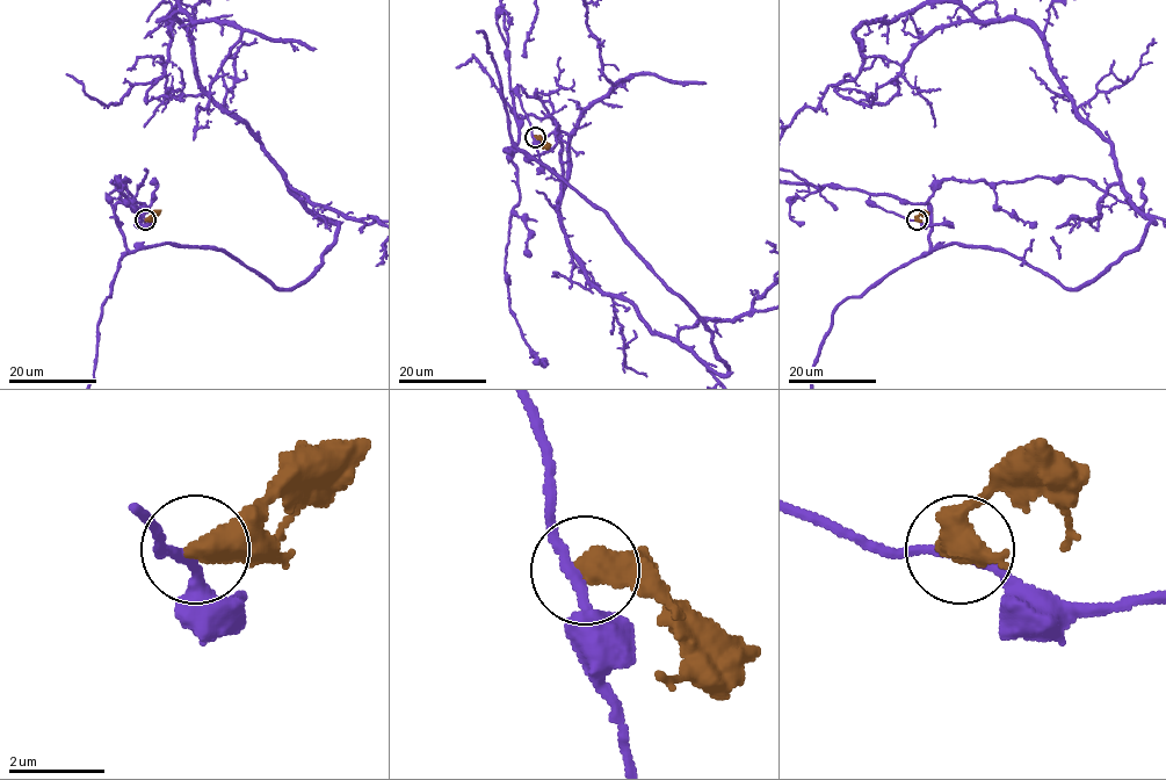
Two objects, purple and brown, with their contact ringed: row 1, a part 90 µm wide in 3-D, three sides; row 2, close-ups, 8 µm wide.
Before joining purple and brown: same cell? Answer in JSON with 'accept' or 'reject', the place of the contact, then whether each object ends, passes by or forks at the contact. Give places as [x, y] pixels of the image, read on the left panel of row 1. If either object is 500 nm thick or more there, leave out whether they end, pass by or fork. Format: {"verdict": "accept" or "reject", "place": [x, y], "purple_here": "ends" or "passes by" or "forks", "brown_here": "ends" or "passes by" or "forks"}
{"verdict": "reject", "place": [145, 219]}

